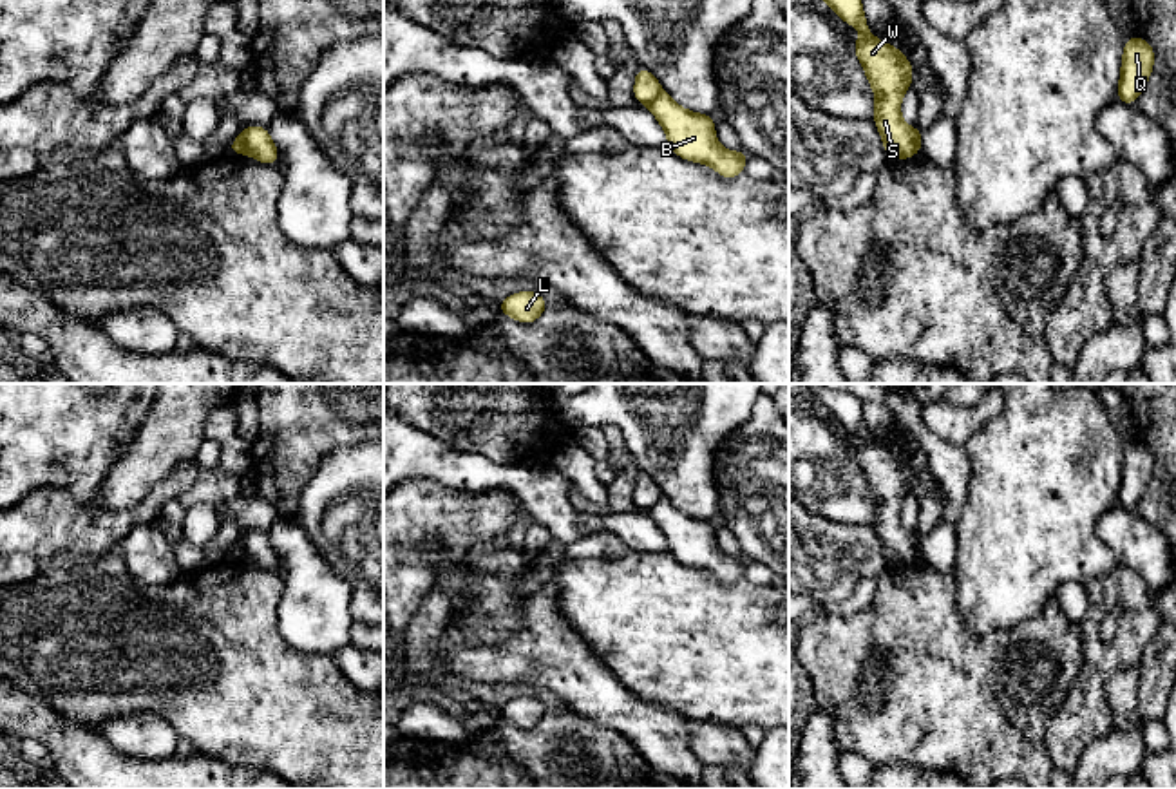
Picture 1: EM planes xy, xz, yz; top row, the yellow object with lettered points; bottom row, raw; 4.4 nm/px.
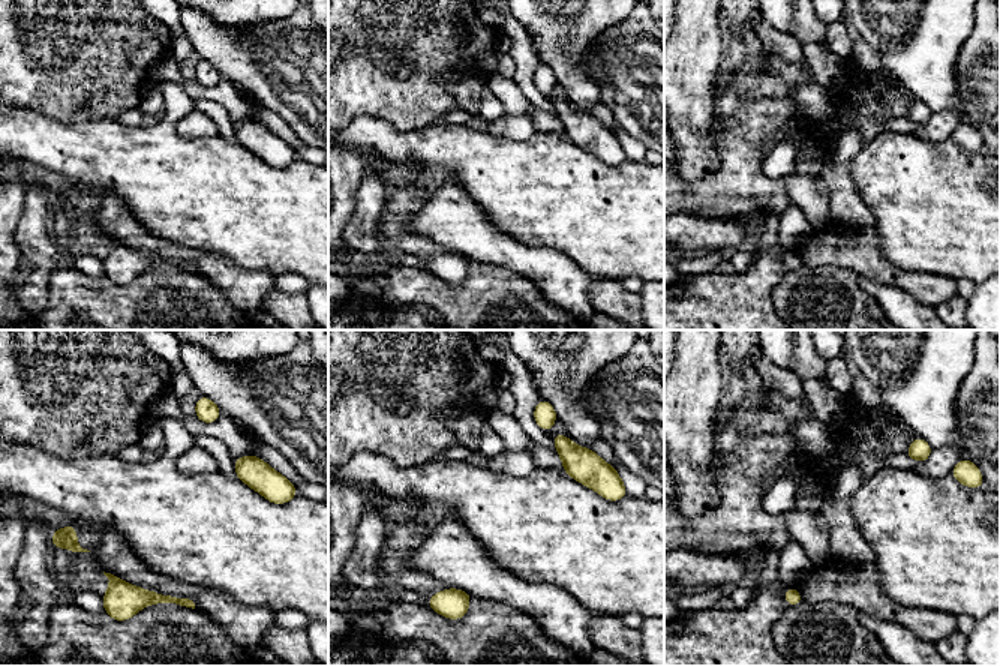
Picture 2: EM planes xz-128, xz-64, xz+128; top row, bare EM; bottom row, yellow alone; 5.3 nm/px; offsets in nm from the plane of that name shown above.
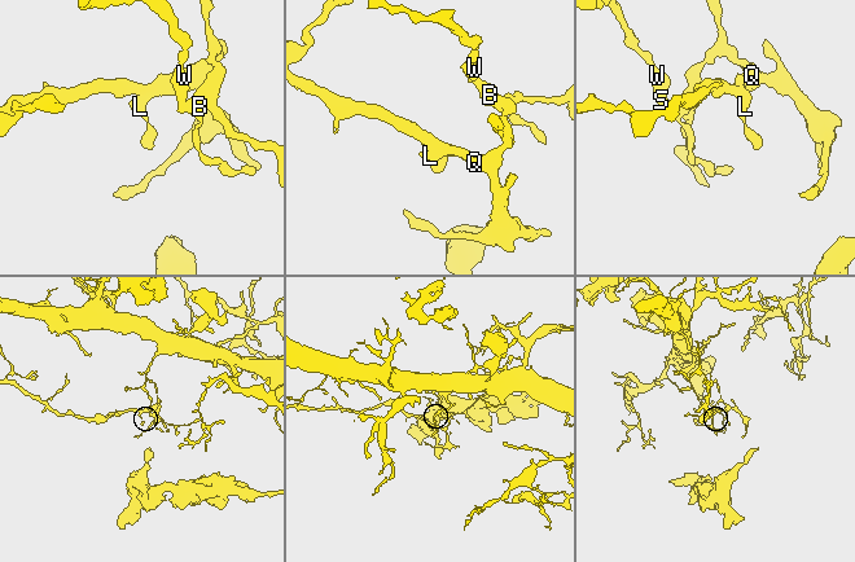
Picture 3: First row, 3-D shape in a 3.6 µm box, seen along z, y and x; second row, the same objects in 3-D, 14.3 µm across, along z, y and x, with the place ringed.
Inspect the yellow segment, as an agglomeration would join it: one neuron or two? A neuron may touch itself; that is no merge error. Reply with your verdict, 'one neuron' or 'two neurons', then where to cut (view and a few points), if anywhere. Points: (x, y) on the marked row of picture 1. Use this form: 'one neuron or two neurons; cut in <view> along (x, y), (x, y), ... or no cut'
two neurons; cut in xy along (243, 131), (248, 152)

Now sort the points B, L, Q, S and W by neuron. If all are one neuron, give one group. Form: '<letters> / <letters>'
B L Q / S W

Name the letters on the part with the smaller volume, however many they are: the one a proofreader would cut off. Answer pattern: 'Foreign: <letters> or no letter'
Foreign: B, L, Q

